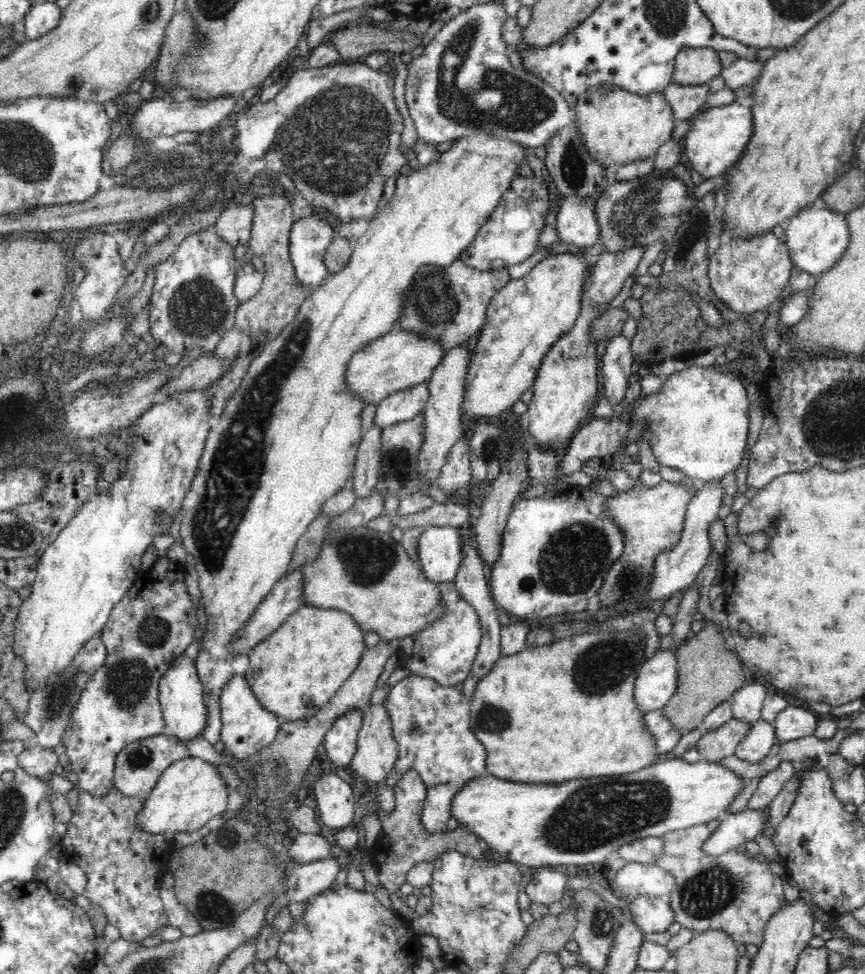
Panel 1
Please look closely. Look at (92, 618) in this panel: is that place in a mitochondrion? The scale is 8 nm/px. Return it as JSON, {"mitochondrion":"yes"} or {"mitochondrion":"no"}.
{"mitochondrion":"no"}

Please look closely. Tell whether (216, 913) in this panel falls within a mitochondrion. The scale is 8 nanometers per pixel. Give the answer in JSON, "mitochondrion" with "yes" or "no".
{"mitochondrion":"yes"}

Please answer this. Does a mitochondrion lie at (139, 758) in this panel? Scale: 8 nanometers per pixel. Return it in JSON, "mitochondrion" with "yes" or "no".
{"mitochondrion":"yes"}

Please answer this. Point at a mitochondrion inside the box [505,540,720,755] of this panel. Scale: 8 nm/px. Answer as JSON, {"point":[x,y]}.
{"point":[605,663]}

